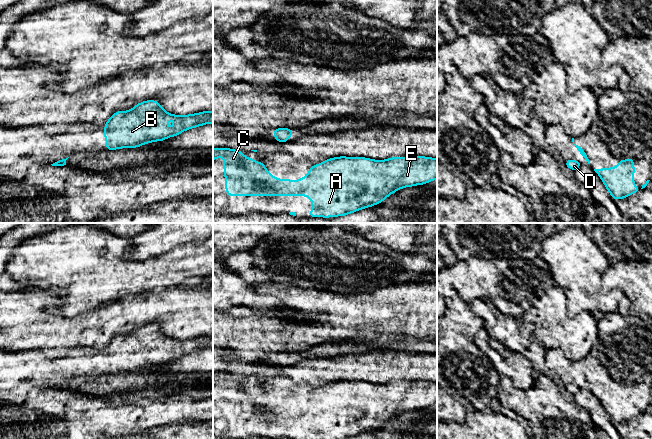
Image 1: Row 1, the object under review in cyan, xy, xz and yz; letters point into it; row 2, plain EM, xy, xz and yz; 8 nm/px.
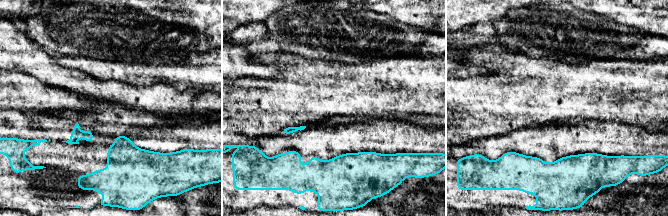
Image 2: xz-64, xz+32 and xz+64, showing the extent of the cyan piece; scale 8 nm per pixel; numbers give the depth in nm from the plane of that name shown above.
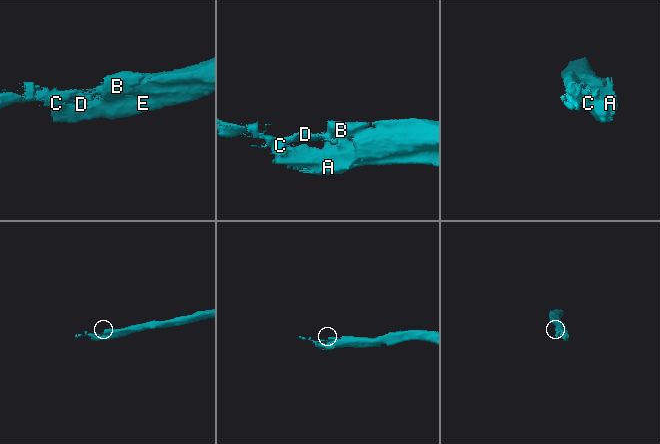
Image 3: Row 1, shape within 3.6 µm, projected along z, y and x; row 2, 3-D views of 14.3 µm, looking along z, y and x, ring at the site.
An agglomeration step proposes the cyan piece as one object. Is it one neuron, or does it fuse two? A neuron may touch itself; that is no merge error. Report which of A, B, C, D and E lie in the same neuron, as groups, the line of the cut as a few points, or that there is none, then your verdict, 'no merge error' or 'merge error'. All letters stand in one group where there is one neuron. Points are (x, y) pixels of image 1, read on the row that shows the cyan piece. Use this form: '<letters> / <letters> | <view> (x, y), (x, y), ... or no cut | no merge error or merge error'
A B C D E | no cut | no merge error

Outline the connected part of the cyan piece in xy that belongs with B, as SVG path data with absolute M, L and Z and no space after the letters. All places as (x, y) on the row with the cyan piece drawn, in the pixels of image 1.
M146 100L136 104L131 110L116 111L104 126L106 150L120 148L137 148L146 143L164 141L183 131L200 127L204 124L213 124L213 111L204 111L189 115L174 115L165 111L156 100Z

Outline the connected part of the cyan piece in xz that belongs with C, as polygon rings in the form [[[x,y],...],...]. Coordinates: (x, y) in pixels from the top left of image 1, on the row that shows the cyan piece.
[[[213,148],[213,160],[223,157],[225,189],[228,196],[307,196],[312,201],[312,211],[308,217],[345,216],[363,208],[380,204],[392,193],[401,188],[423,185],[437,179],[437,159],[432,157],[392,157],[386,160],[373,160],[364,157],[335,157],[327,159],[316,166],[311,165],[307,176],[299,180],[275,178],[265,168],[263,162],[243,155],[244,151],[230,148]]]

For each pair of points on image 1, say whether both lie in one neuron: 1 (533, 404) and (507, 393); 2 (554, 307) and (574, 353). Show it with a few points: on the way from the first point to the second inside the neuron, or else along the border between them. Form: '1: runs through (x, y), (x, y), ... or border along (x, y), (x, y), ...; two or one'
1: runs through (527, 404), (518, 404), (513, 399); one
2: runs through (554, 318), (554, 323), (573, 342); one

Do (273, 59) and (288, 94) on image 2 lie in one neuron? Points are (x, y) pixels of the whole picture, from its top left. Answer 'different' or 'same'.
same

